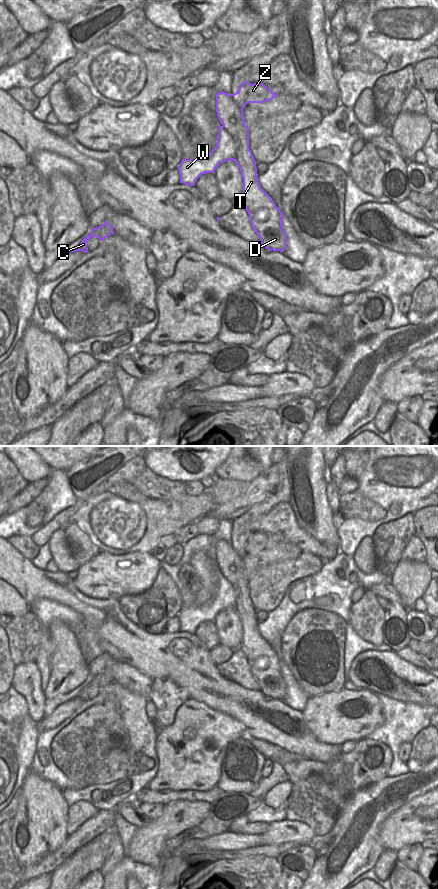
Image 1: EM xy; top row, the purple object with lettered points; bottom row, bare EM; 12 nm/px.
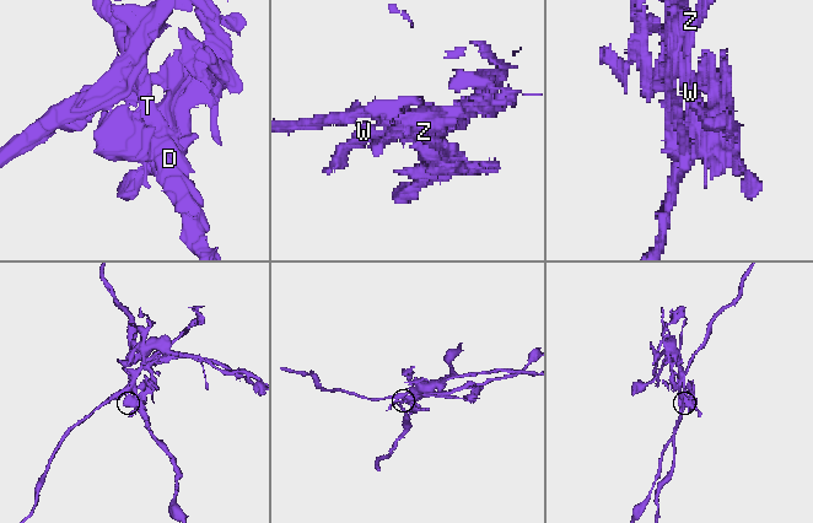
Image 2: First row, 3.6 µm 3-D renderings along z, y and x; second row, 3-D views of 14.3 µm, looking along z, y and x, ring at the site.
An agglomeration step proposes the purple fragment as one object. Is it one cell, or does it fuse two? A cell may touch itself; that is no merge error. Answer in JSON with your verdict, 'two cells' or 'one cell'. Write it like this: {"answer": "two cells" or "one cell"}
{"answer": "two cells"}

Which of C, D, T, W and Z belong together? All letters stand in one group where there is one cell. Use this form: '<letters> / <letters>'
C W Z / D T

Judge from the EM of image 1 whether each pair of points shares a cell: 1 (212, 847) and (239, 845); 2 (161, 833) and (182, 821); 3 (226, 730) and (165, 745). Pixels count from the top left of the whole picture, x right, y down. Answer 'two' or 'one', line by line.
1: one
2: one
3: one

